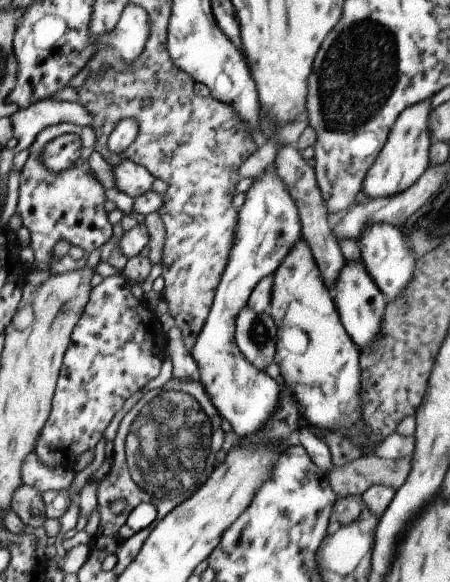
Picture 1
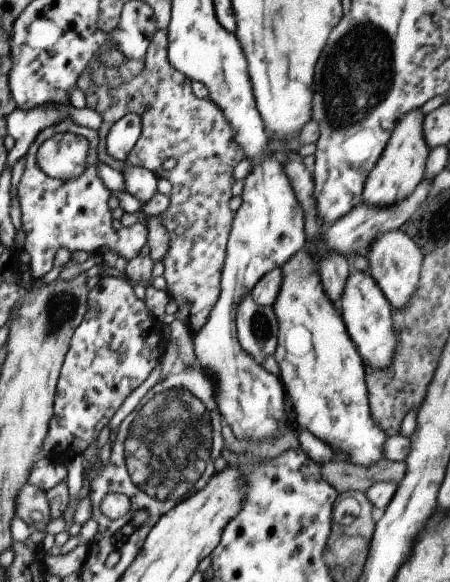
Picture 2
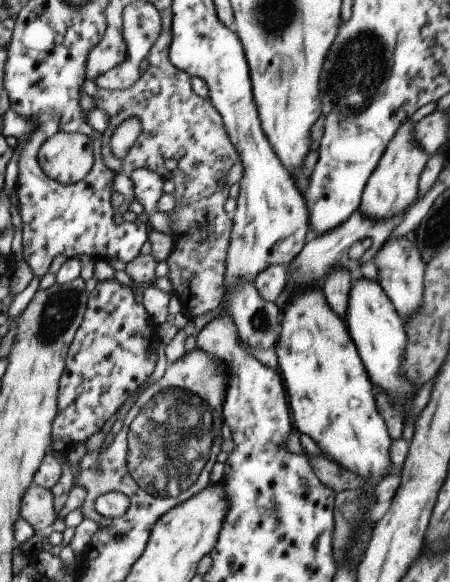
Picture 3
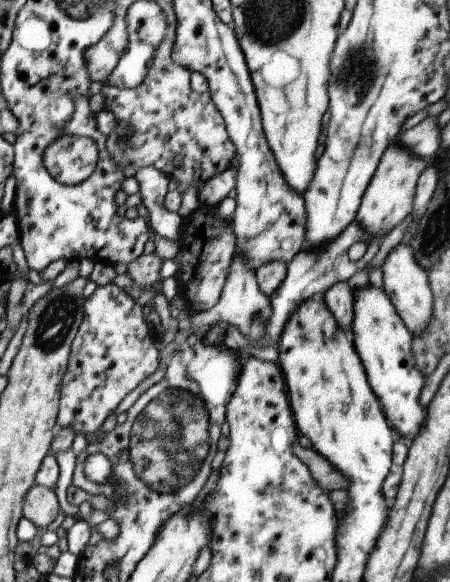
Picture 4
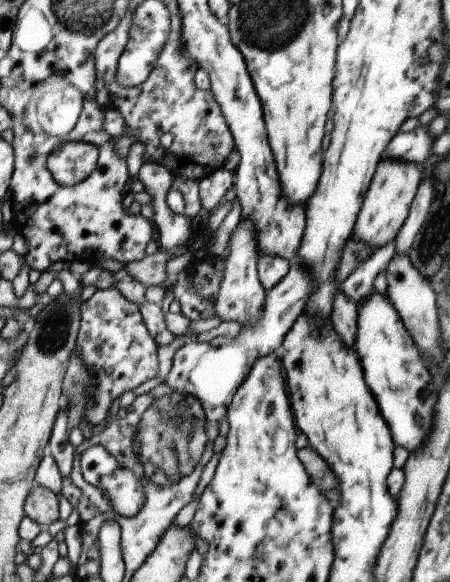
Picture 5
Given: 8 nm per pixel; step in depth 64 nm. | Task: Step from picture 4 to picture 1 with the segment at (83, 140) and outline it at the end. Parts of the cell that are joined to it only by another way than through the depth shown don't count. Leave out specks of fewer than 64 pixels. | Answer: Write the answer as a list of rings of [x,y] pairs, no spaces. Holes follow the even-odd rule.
[[[67,133],[55,136],[42,150],[42,163],[53,172],[59,172],[78,164],[81,152],[80,138]]]

